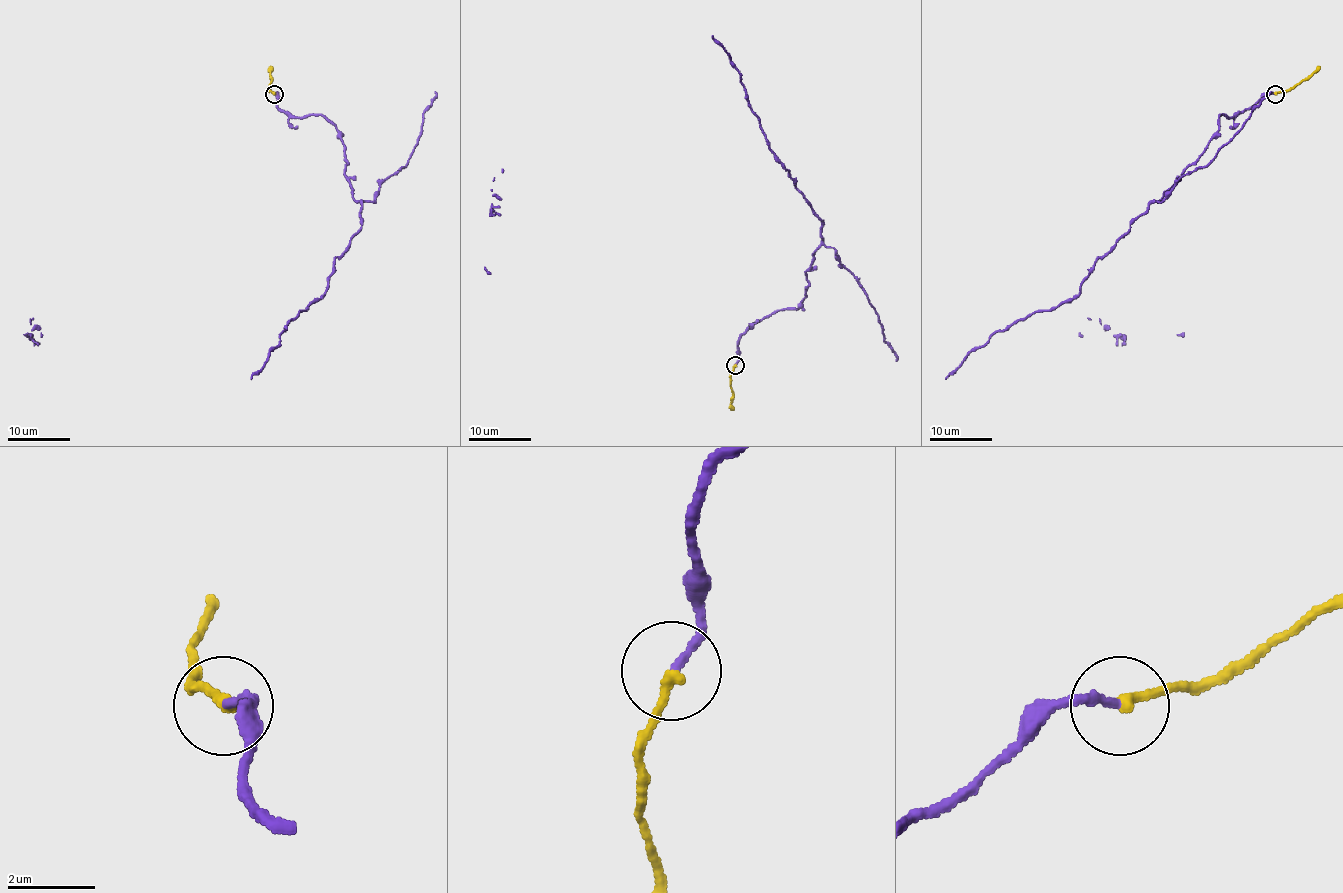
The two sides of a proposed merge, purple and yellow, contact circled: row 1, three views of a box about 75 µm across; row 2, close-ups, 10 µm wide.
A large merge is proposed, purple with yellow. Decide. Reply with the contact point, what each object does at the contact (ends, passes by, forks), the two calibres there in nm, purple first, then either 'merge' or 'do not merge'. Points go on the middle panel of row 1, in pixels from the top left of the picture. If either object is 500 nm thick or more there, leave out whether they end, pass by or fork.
at (735, 365); purple ends there; yellow ends there; 200 nm thick on the purple side, 260 nm on the other; merge

